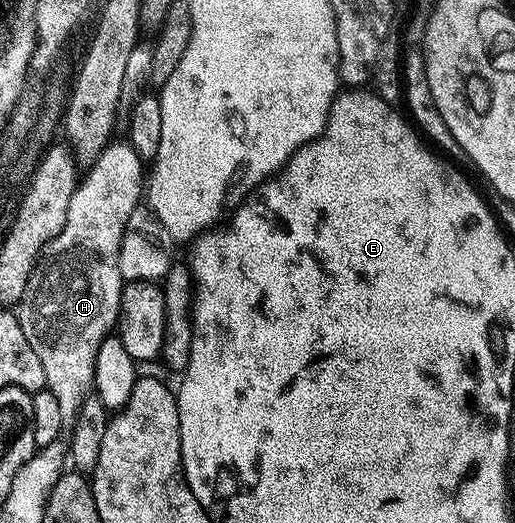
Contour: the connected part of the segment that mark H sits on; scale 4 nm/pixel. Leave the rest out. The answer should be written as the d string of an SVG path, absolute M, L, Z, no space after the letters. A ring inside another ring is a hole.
M111 143L96 158L93 165L85 170L79 180L72 199L68 203L68 219L64 219L64 227L56 239L52 239L42 250L37 265L28 279L28 287L22 300L16 306L18 322L24 335L31 345L32 351L40 358L44 367L46 388L56 395L60 406L63 426L74 424L83 401L87 400L88 392L94 384L94 368L97 352L101 343L111 336L118 324L118 308L122 294L123 280L120 275L120 243L124 235L124 227L131 224L130 216L138 205L138 197L144 193L144 173L142 177L143 158L136 155L130 144Z

